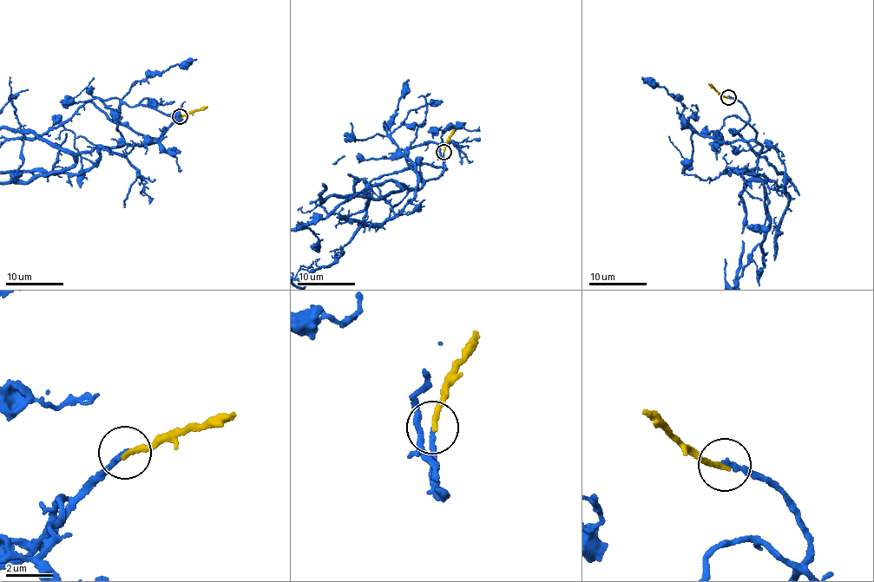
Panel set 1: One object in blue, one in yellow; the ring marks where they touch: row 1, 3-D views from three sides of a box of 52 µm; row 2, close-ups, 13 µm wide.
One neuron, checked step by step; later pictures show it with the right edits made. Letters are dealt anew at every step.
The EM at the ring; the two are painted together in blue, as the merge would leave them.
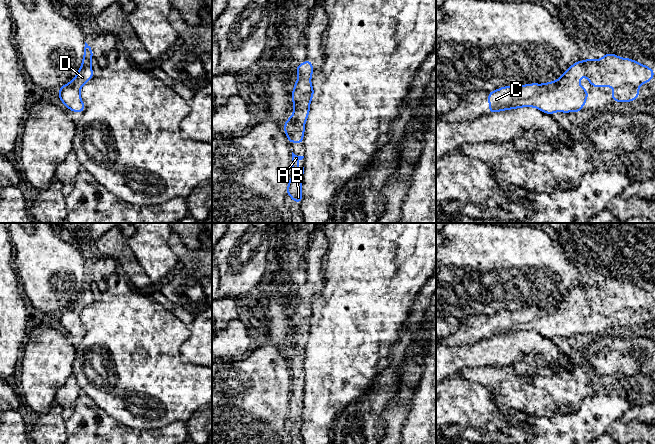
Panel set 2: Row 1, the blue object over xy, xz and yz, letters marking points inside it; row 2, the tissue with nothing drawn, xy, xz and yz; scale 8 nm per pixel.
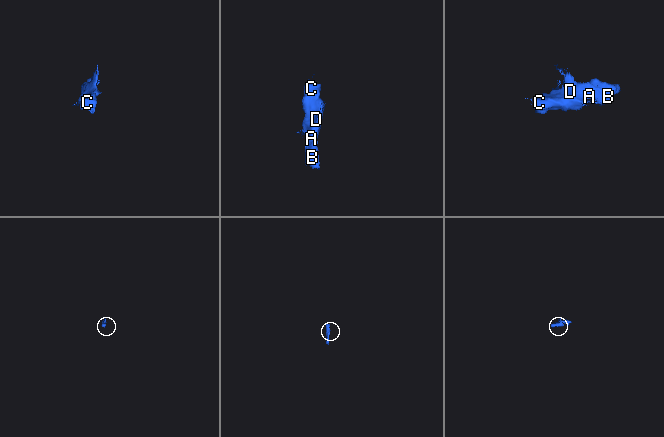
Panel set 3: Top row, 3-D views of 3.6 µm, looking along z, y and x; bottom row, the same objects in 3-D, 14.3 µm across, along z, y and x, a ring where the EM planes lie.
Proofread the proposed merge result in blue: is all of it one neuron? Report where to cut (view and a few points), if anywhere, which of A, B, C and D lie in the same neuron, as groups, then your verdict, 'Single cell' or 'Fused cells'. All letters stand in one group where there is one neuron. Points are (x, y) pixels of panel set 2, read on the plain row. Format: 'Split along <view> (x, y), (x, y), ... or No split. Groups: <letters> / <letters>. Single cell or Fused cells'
No split. Groups: A B C D. Single cell

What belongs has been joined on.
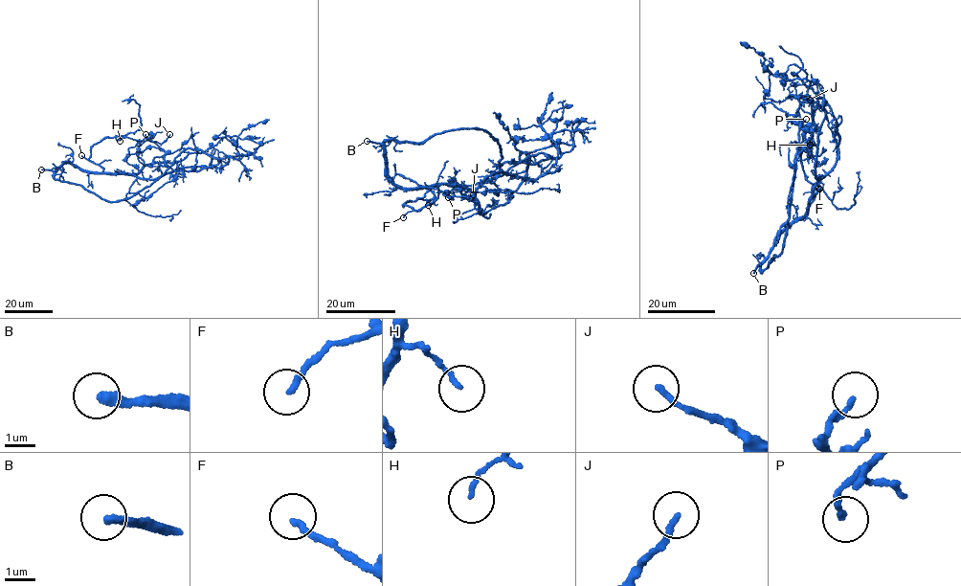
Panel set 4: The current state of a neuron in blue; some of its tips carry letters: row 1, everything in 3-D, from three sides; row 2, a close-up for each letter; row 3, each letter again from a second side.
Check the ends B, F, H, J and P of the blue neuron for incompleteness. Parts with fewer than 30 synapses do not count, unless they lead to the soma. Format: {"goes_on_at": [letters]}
{"goes_on_at": ["B"]}

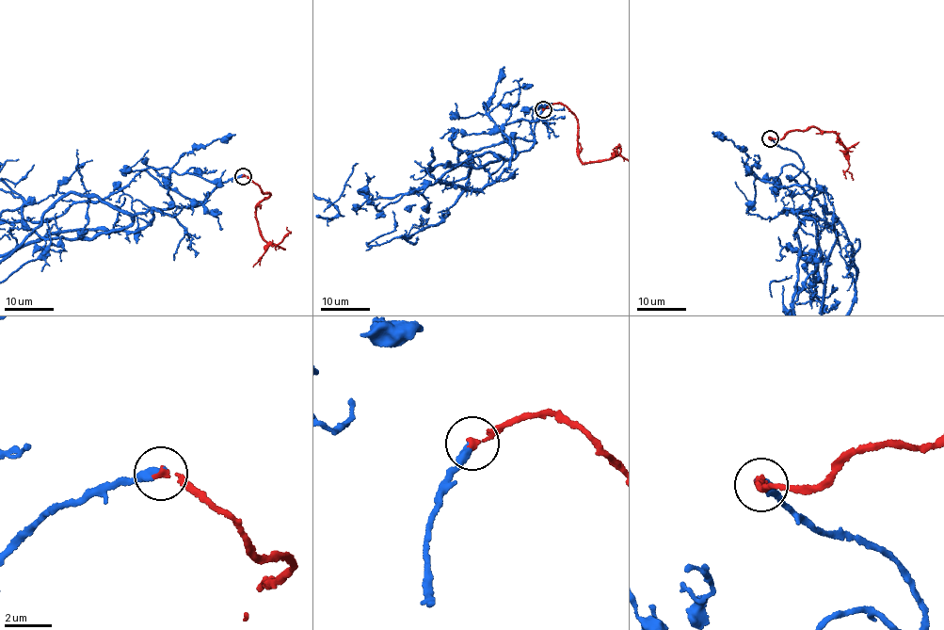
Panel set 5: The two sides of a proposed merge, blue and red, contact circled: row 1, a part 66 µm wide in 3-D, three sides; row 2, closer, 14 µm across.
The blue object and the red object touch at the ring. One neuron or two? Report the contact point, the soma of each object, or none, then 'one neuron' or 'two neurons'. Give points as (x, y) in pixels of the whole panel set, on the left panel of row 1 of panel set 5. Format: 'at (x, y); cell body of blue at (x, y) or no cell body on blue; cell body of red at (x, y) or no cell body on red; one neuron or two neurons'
at (243, 176); no cell body on blue; no cell body on red; one neuron

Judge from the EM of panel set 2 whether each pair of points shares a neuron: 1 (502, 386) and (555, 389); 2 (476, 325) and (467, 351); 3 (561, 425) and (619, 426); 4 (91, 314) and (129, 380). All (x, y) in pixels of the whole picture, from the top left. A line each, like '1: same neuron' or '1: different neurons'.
1: same neuron
2: different neurons
3: different neurons
4: same neuron

